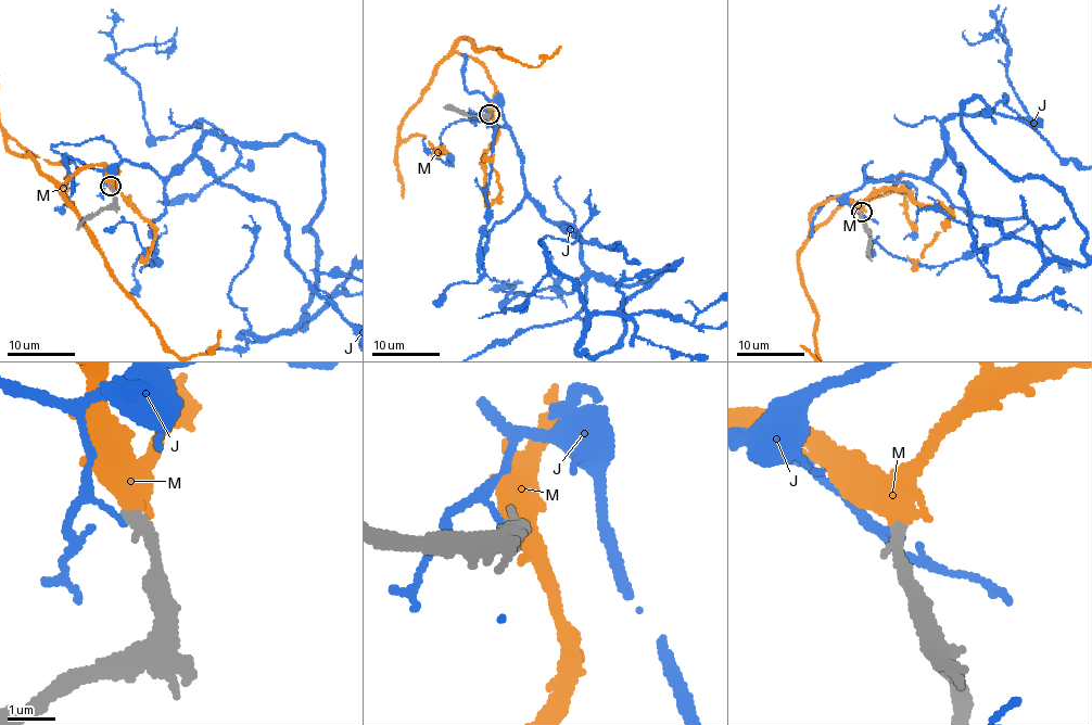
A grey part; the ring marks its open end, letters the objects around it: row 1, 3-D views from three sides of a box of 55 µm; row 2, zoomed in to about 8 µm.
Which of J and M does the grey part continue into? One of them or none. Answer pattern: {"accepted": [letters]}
{"accepted": ["M"]}

